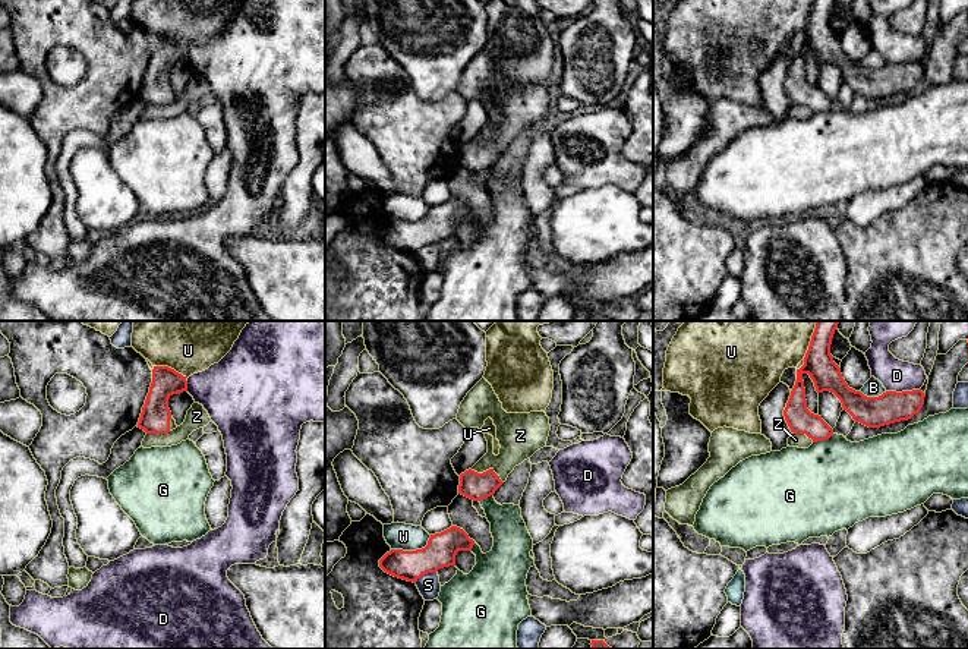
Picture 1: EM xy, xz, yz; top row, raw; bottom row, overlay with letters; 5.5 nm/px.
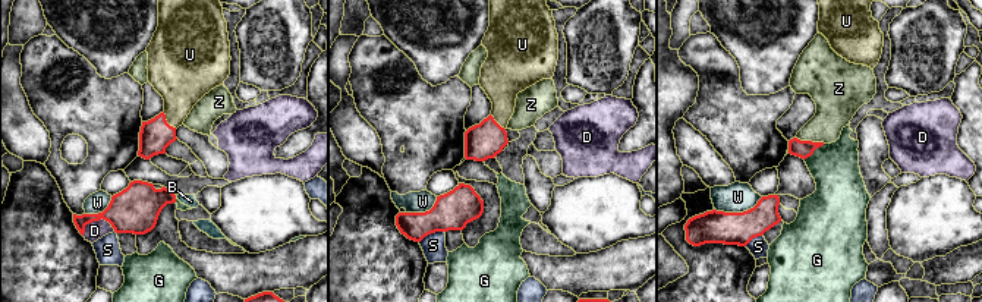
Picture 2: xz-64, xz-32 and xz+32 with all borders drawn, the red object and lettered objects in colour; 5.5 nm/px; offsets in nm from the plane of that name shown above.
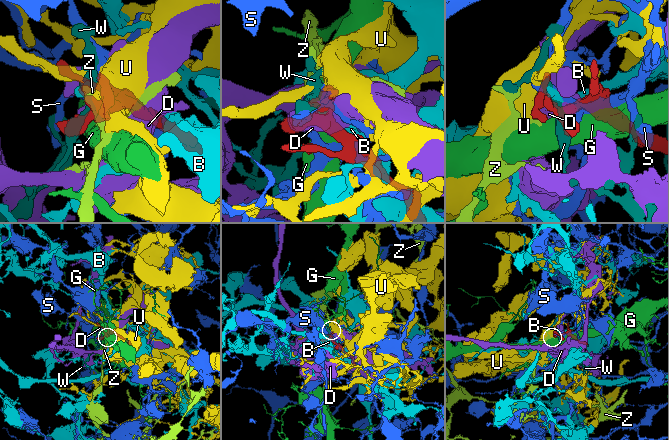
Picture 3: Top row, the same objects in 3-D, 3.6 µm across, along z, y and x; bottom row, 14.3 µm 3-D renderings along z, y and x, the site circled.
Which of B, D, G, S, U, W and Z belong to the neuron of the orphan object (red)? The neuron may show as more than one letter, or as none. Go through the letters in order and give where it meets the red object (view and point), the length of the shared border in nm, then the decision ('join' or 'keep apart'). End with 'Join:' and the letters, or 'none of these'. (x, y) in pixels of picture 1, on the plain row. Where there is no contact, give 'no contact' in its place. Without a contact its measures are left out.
B: contact yz (873, 69); length 150 nm; keep apart
D: contact yz (902, 63); length 190 nm; keep apart
G: contact yz (823, 112); length 130 nm; keep apart
S: contact xz (425, 245); length 130 nm; keep apart
U: contact xy (170, 40); length 200 nm; join
W: contact xz (413, 223); length 240 nm; keep apart
Z: contact xz (488, 142); length 200 nm; keep apart
Join: U

